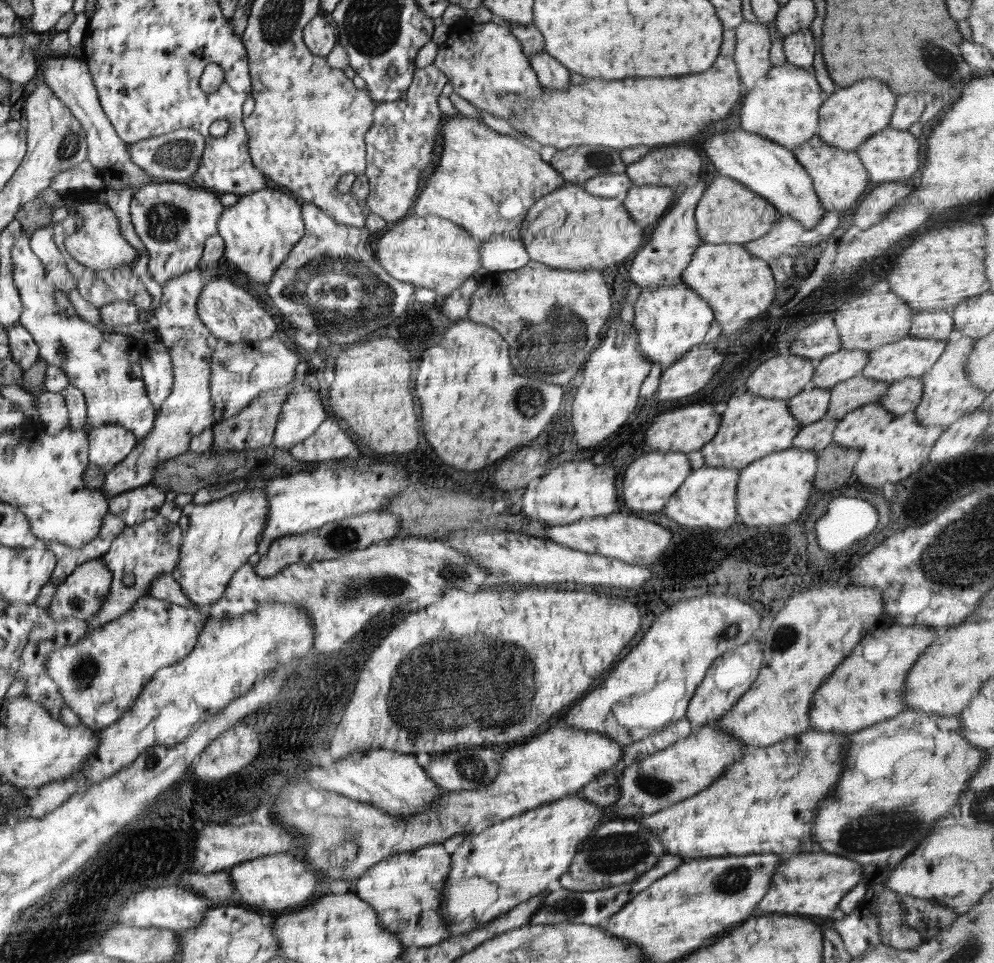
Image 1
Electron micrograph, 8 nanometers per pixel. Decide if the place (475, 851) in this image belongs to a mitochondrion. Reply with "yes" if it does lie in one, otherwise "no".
no

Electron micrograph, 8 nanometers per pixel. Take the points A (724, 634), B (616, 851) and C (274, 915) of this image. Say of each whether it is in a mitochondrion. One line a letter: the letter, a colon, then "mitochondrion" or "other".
A: mitochondrion
B: mitochondrion
C: other

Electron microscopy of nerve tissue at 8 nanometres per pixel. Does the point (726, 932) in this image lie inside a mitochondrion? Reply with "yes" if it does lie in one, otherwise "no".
no

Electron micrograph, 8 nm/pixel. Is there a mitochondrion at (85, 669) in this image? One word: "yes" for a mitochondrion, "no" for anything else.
yes

